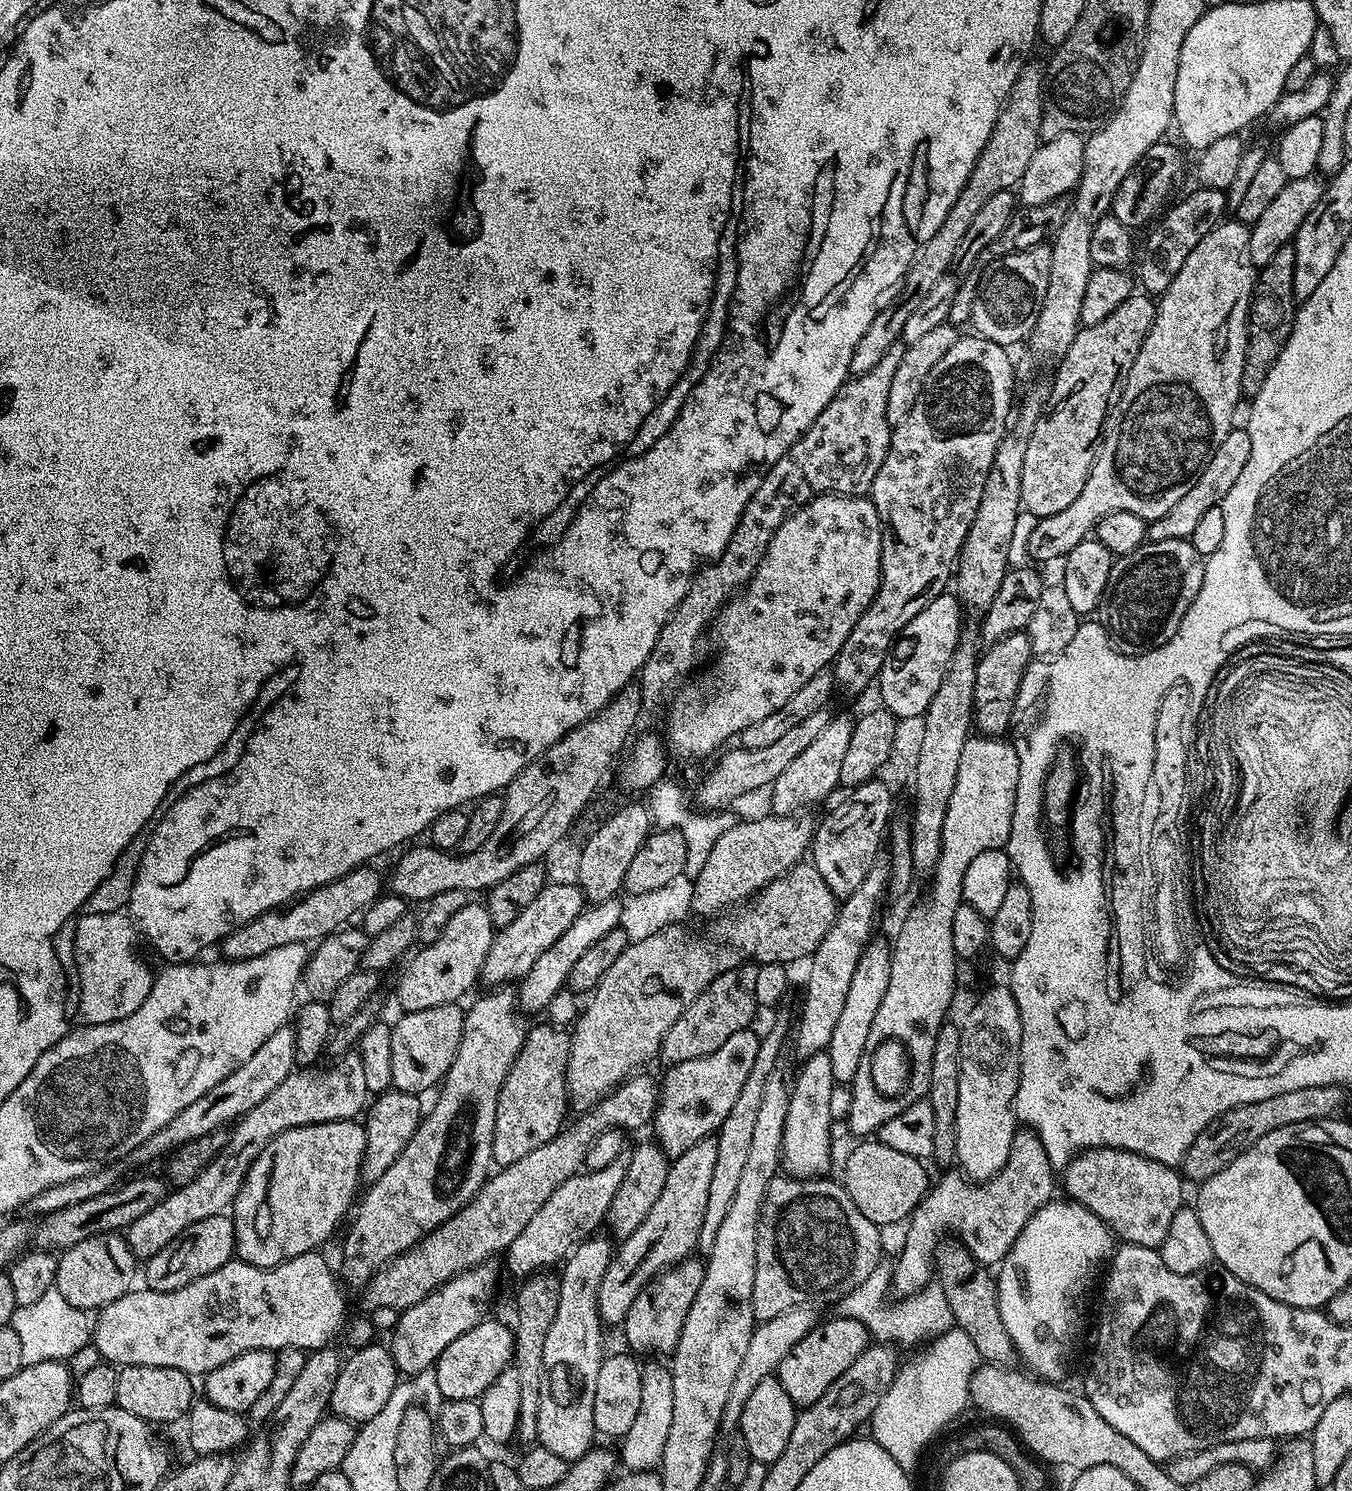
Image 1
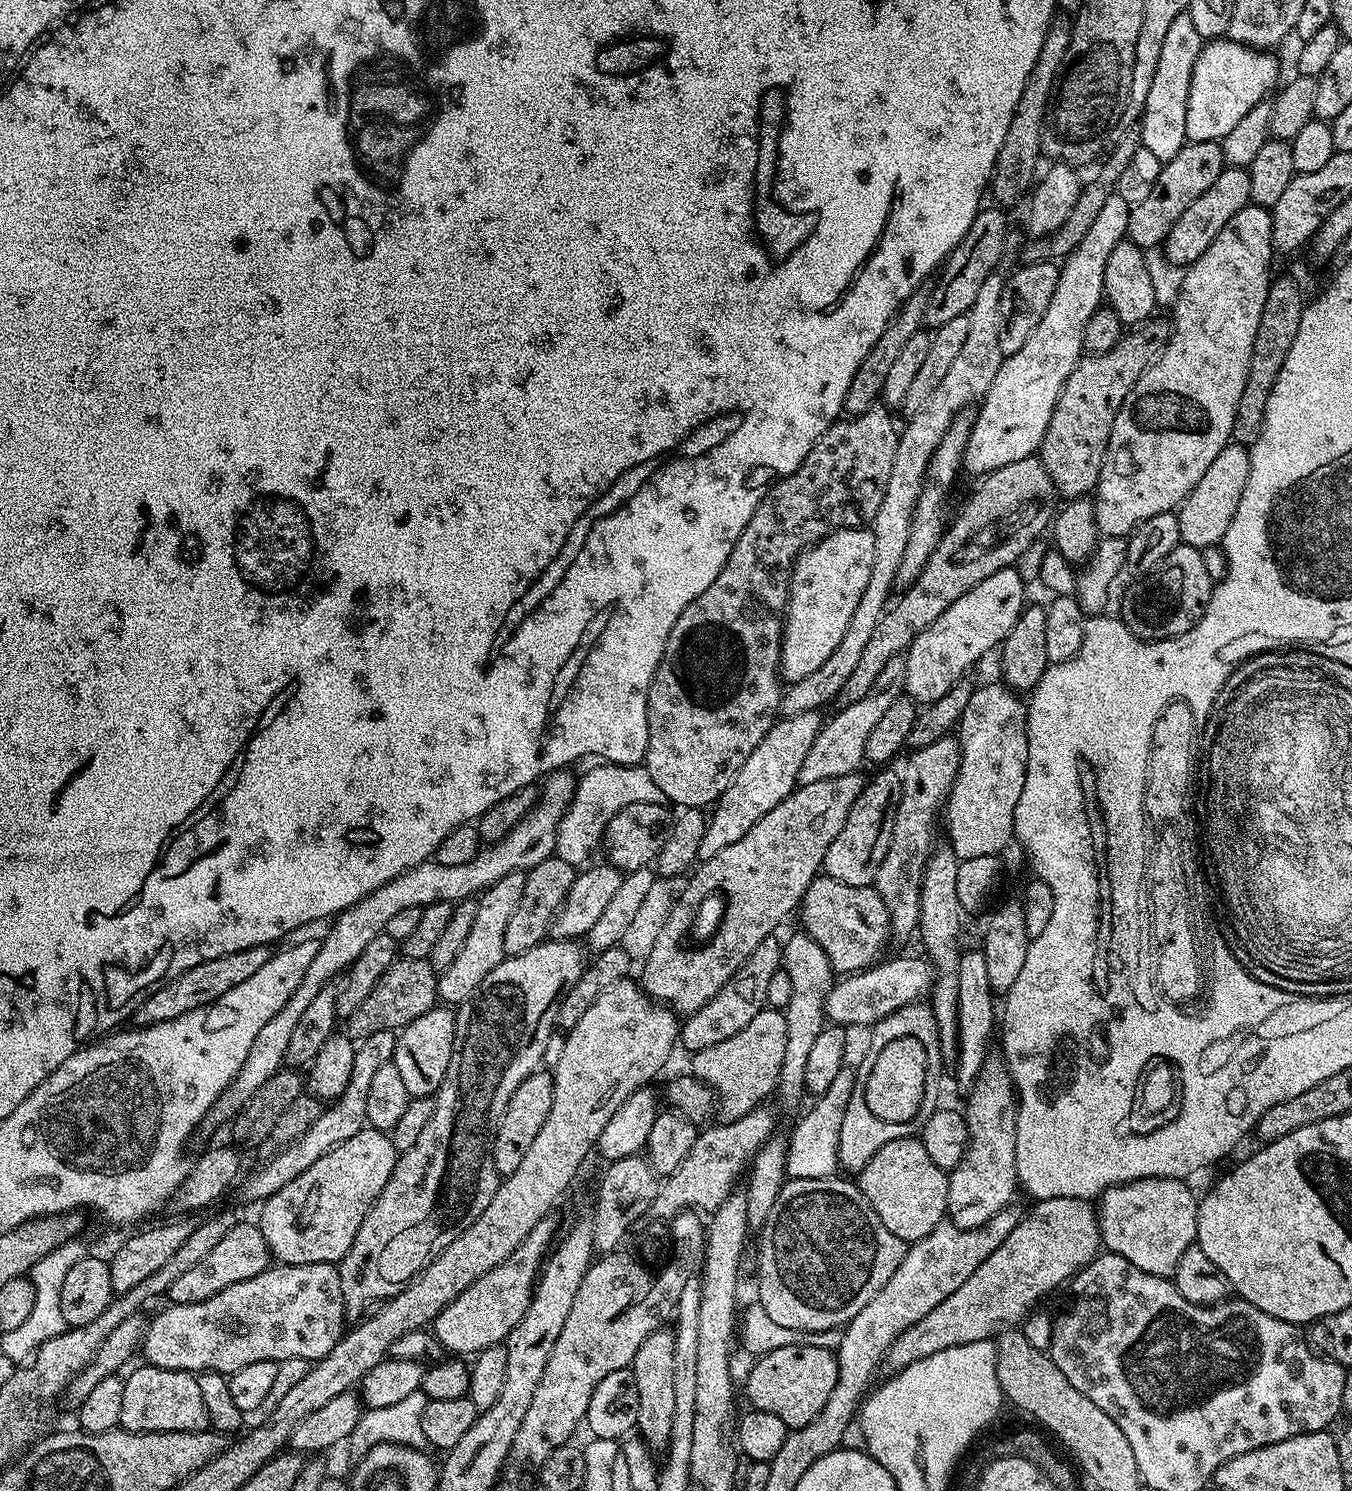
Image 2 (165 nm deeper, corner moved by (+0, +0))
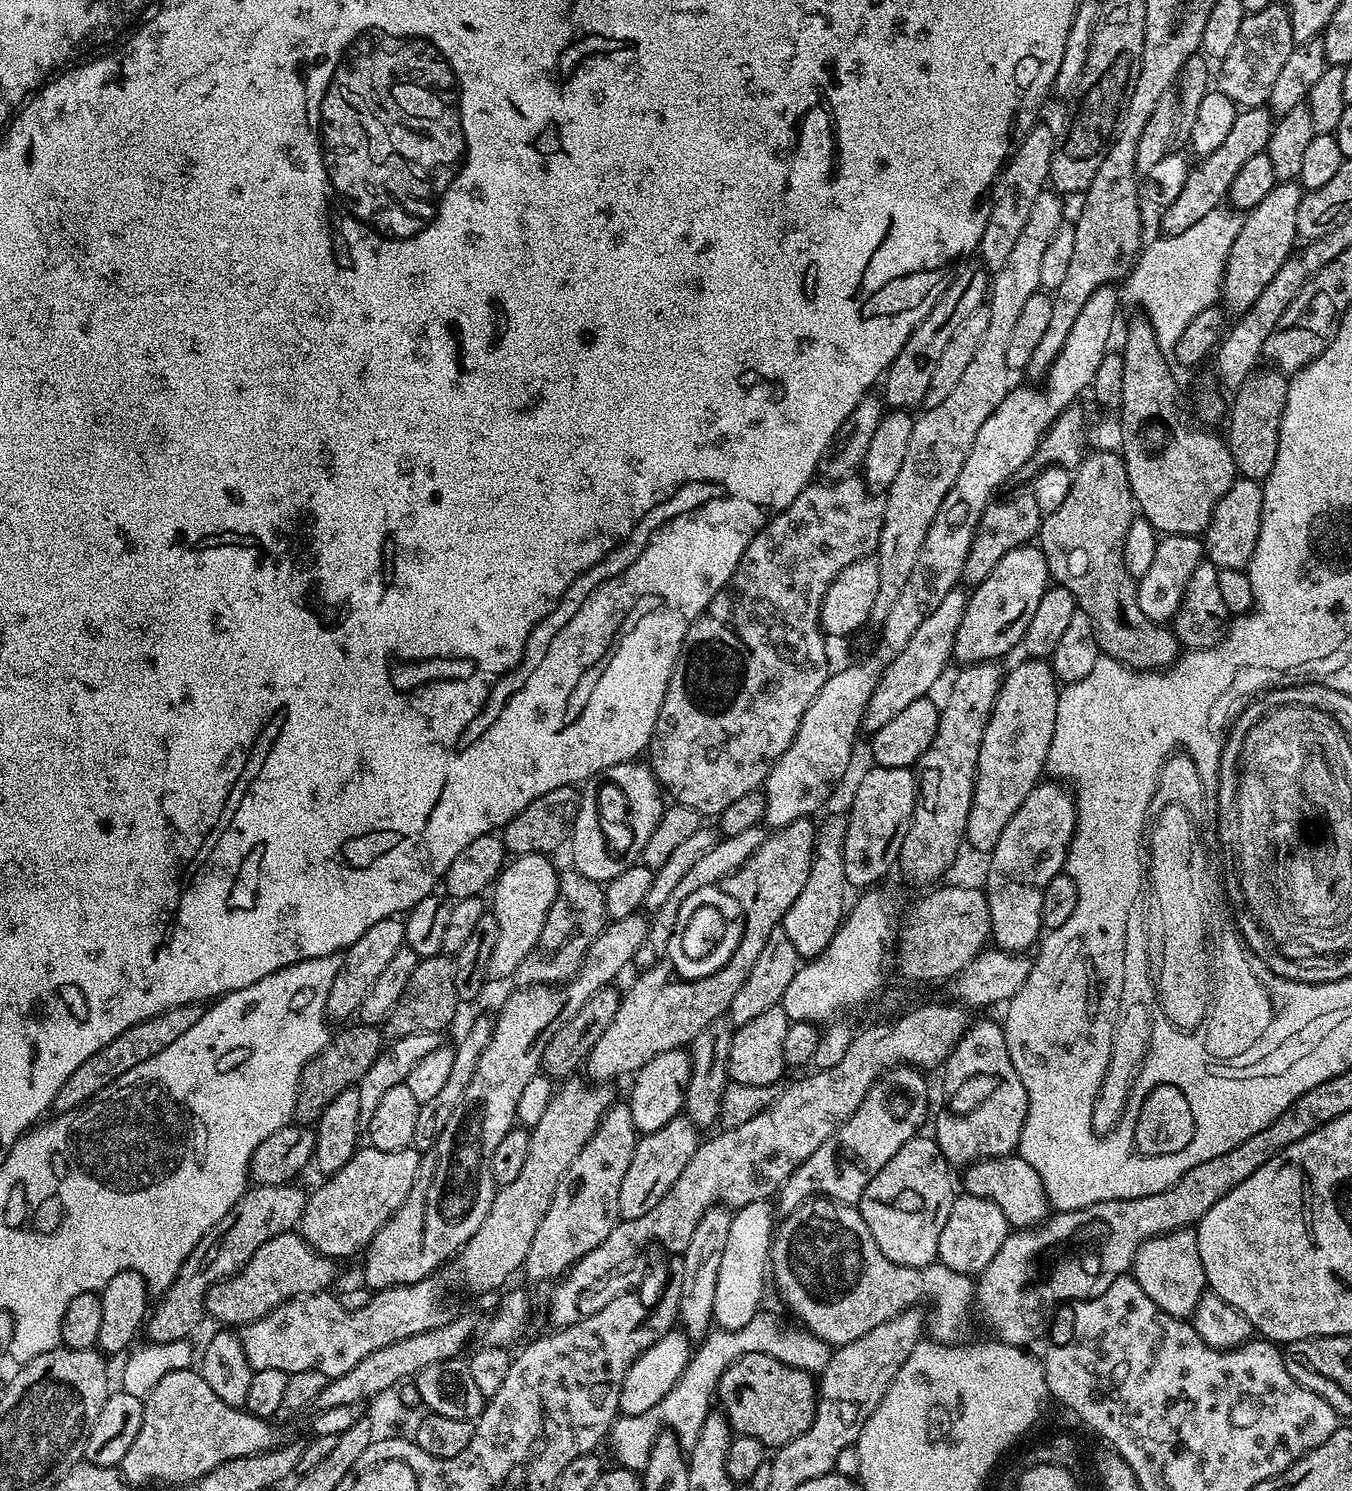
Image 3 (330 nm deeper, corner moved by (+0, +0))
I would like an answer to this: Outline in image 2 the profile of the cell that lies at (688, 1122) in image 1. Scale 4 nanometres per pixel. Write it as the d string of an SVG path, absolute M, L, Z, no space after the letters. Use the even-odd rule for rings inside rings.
M763 1007L754 1018L750 1018L750 1026L746 1030L738 1030L726 1038L726 1042L717 1042L707 1050L698 1050L691 1053L691 1075L697 1076L703 1084L711 1086L718 1097L718 1116L721 1121L737 1120L765 1103L767 1096L771 1097L776 1090L778 1074L782 1072L782 1057L786 1055L786 1018L779 1008Z

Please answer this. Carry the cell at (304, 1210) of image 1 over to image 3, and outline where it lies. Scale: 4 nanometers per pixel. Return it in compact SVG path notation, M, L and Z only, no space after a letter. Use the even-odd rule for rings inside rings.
M409 1146L402 1150L357 1147L355 1154L321 1188L310 1192L298 1231L315 1252L339 1258L363 1253L384 1223L406 1202L420 1169L421 1153Z

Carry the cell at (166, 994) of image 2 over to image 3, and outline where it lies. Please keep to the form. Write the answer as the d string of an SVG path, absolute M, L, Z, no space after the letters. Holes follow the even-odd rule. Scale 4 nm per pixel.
M203 1003L183 1004L177 1008L166 1010L154 1018L146 1018L142 1022L130 1026L130 1030L122 1030L122 1034L118 1034L118 1038L114 1038L114 1042L102 1046L102 1050L98 1050L98 1054L90 1054L90 1058L86 1058L86 1062L82 1062L82 1066L78 1066L78 1070L74 1070L74 1074L70 1074L70 1078L66 1078L62 1090L58 1090L58 1094L54 1098L52 1108L57 1113L68 1112L71 1108L79 1108L80 1105L87 1103L96 1093L106 1086L110 1086L110 1082L122 1078L122 1074L126 1074L126 1070L134 1070L134 1066L138 1066L138 1062L146 1062L146 1058L158 1054L158 1050L166 1050L166 1046L170 1046L170 1042L176 1041L182 1034L186 1034L186 1030L190 1030L190 1026L194 1026L194 1022L198 1022L198 1018L202 1018L204 1009Z

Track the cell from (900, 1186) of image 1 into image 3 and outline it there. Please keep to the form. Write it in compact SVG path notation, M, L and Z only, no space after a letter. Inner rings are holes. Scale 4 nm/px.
M924 1135L913 1136L900 1147L898 1154L894 1154L894 1158L890 1158L890 1162L886 1162L886 1166L882 1166L878 1174L874 1174L870 1186L866 1186L858 1202L866 1226L870 1226L874 1242L878 1242L878 1250L882 1250L882 1254L890 1258L890 1262L898 1262L911 1268L937 1263L938 1238L942 1238L942 1226L946 1226L946 1218L950 1218L952 1203L958 1195L957 1189L952 1189L953 1169L948 1159L942 1154L935 1139L931 1135Z

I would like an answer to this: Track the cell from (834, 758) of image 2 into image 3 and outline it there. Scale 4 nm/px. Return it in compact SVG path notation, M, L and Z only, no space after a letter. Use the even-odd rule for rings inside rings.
M953 590L946 594L946 598L942 598L941 604L934 609L934 614L930 614L930 618L926 618L926 622L922 622L918 630L914 630L914 638L906 642L906 650L902 650L902 654L898 654L898 658L894 658L894 662L886 666L878 686L874 686L870 694L870 702L864 711L862 728L865 733L871 734L882 730L882 726L886 726L886 722L890 722L894 714L910 706L910 702L928 696L931 688L939 682L948 660L953 659L954 638L958 634L962 614L968 605L969 593L960 591Z

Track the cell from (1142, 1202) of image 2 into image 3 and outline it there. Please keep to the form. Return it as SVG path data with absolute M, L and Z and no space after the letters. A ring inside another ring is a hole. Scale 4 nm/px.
M1191 1227L1179 1228L1142 1242L1132 1259L1130 1275L1142 1290L1166 1314L1181 1318L1191 1317L1198 1298L1206 1290L1202 1258L1198 1258L1196 1234Z

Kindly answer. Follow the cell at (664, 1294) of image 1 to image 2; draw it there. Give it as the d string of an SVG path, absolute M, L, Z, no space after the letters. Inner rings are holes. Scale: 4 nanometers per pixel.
M659 1328L634 1354L630 1365L634 1383L638 1385L638 1418L636 1428L639 1439L653 1450L667 1449L674 1426L674 1344L675 1331Z

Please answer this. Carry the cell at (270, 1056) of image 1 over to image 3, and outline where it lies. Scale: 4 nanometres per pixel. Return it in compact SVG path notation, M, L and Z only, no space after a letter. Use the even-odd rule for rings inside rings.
M400 918L374 922L374 926L370 926L370 930L366 930L366 934L362 934L362 938L358 938L358 942L351 944L343 953L338 978L334 978L334 982L330 986L330 994L326 994L327 1019L332 1022L335 1020L351 1021L360 1011L362 998L366 998L366 990L370 990L370 986L374 986L374 981L382 974L382 969L390 963L390 958L394 958L394 954L398 954L398 950L402 947L405 947L404 922Z

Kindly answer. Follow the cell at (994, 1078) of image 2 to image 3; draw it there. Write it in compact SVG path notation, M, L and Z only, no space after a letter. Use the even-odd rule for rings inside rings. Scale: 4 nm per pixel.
M967 1194L957 1195L952 1203L950 1218L946 1218L946 1226L942 1226L942 1238L938 1238L936 1254L939 1263L955 1272L979 1274L990 1262L990 1258L998 1254L998 1246L1002 1246L1009 1231L1006 1214L993 1200Z

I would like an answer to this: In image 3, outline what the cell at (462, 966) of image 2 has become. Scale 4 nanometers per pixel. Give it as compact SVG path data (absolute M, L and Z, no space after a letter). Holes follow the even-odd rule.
M522 854L509 859L496 877L490 892L490 910L498 922L498 942L494 942L494 950L490 954L489 981L515 977L522 958L534 950L542 934L546 914L550 914L550 906L560 885L560 872L548 860L551 859L545 854Z

